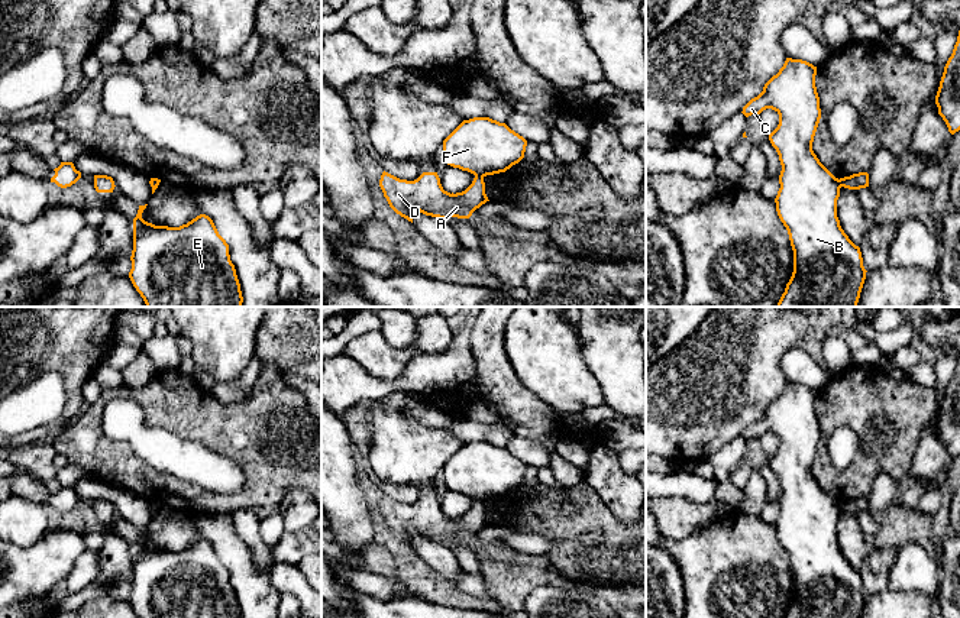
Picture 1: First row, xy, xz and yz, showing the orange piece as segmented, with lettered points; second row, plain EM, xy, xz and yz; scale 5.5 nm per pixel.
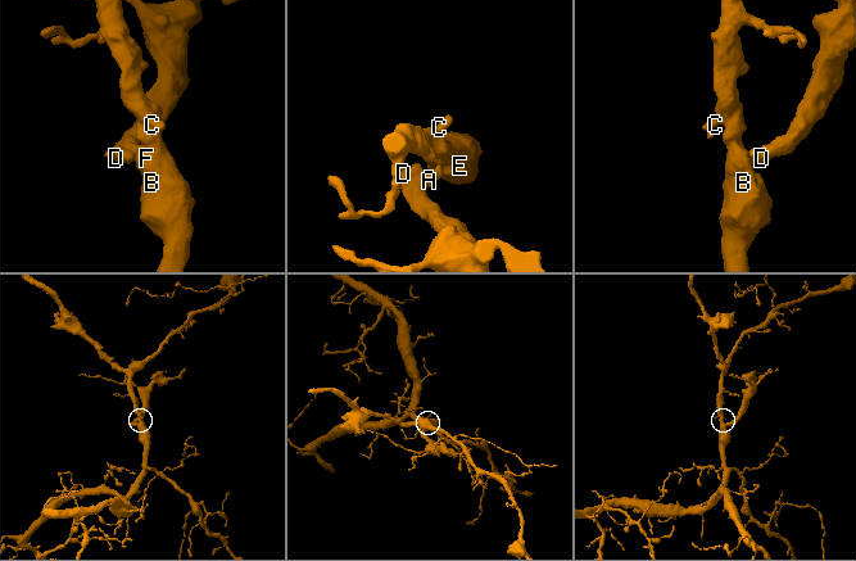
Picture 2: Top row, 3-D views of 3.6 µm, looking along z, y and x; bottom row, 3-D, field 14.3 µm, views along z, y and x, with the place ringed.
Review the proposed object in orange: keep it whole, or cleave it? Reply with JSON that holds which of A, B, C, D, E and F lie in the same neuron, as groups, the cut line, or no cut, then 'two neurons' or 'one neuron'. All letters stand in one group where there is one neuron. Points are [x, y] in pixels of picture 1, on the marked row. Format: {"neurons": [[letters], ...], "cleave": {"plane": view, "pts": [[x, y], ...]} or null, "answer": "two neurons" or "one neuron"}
{"neurons": [["A", "D"], ["B", "C", "E", "F"]], "cleave": {"plane": "xz", "pts": [[475, 174], [482, 178]]}, "answer": "two neurons"}

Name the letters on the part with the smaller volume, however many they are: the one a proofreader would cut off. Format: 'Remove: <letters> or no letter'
Remove: A, D

